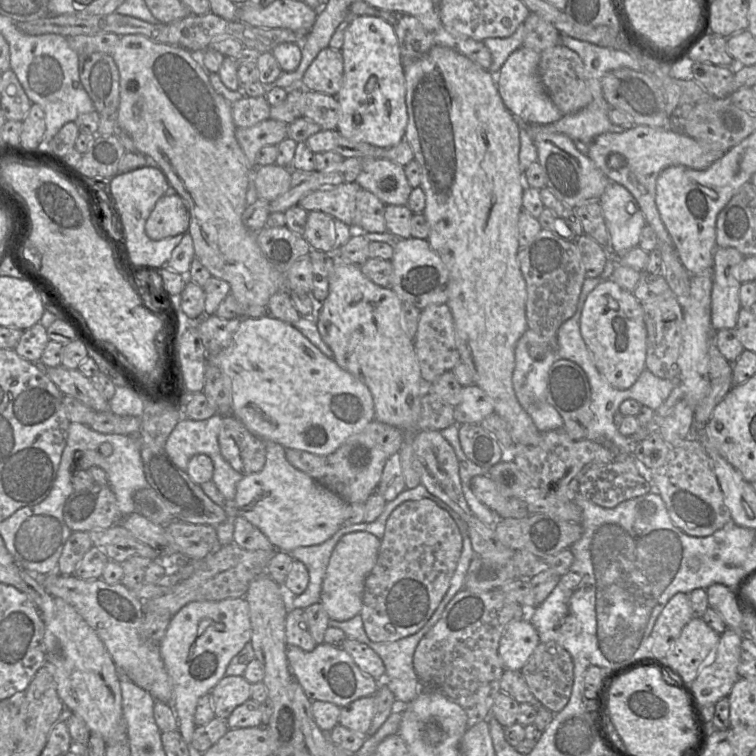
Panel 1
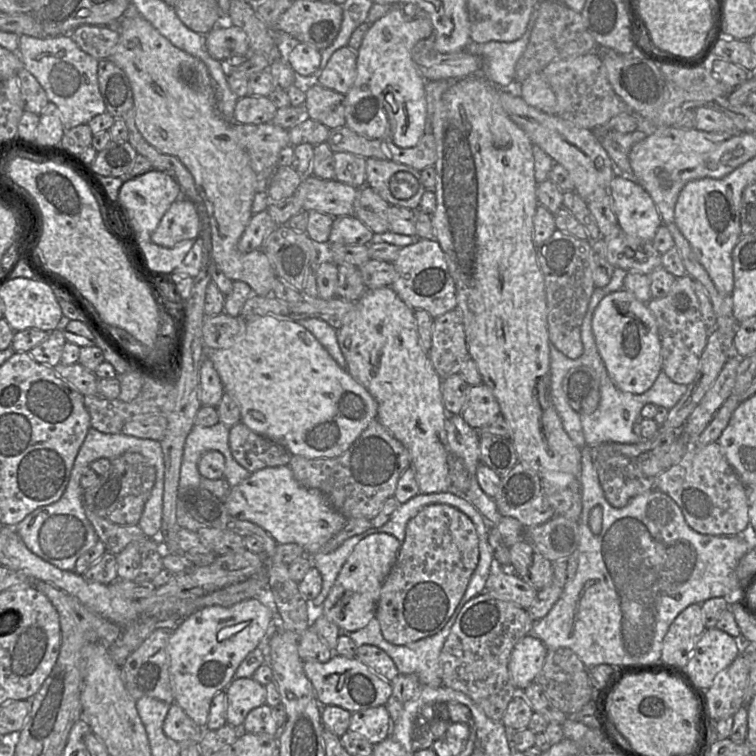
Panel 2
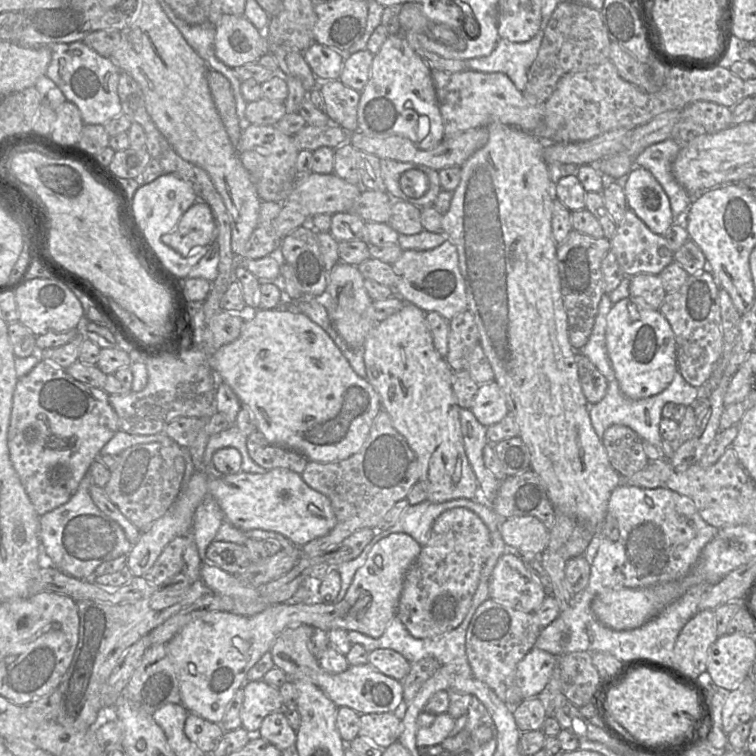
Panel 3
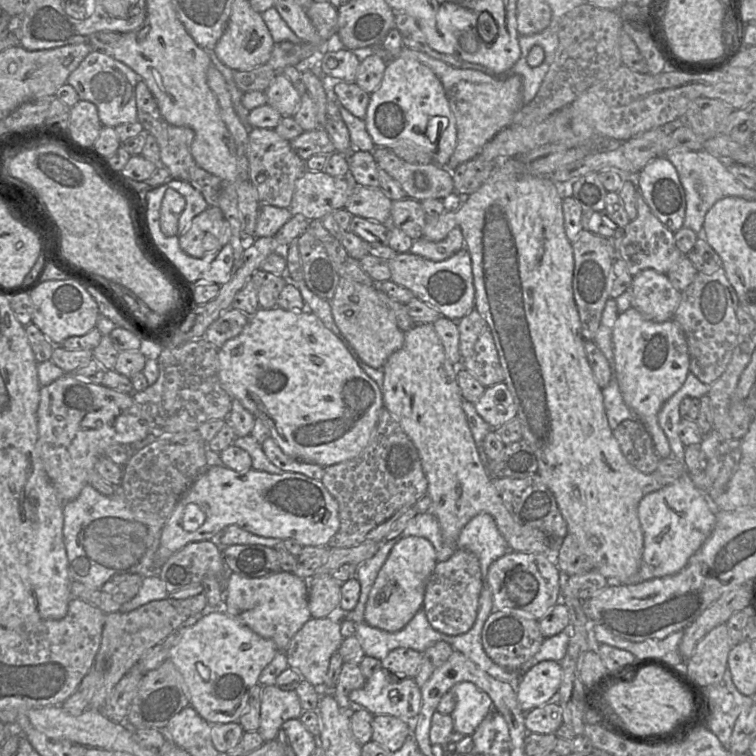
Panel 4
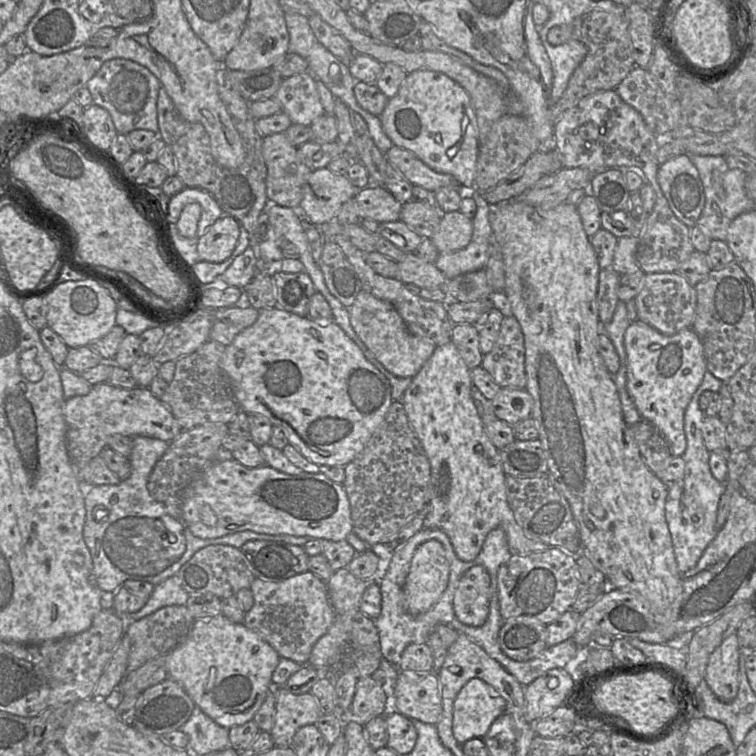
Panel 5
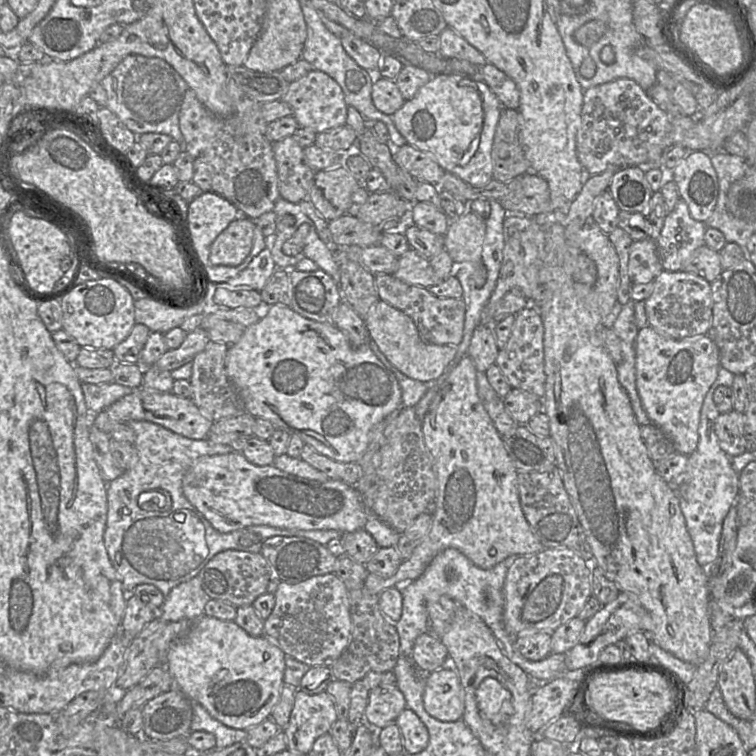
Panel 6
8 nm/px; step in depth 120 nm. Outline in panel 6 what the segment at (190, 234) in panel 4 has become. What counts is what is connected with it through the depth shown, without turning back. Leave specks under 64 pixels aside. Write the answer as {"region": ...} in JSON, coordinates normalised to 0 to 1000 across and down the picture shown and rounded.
{"region":[[[331,288],[312,290],[295,304],[278,327],[280,352],[315,352],[331,336],[340,299]]]}

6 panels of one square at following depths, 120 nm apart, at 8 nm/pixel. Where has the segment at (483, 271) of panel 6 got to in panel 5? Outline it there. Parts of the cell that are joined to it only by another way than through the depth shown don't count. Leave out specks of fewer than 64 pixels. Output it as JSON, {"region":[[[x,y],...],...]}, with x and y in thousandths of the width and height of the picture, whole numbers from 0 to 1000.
{"region":[[[606,278],[585,282],[581,299],[569,317],[582,335],[598,335],[615,328],[624,311],[624,290]]]}

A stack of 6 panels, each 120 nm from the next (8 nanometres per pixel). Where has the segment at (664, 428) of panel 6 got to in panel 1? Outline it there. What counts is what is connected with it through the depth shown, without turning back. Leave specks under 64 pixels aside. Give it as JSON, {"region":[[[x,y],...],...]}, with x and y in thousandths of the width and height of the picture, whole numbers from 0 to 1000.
{"region":[[[810,369],[798,370],[776,392],[769,418],[767,440],[784,479],[812,513],[833,513],[854,488],[854,433],[848,399]]]}

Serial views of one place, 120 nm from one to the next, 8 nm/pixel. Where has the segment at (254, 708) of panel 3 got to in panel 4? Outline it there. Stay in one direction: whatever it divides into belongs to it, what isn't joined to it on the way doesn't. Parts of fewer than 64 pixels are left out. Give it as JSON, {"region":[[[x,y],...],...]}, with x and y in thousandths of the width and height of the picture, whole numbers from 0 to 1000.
{"region":[[[365,905],[349,906],[345,911],[343,971],[351,980],[364,979],[373,958],[382,951],[394,951],[402,939],[390,914],[380,914]]]}

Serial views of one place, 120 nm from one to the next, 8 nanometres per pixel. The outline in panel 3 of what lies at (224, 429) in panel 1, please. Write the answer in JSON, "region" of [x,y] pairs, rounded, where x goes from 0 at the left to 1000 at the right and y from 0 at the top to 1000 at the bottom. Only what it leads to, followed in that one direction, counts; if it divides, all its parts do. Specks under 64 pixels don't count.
{"region":[[[341,570],[327,577],[327,595],[332,607],[352,622],[378,619],[398,627],[409,610],[393,597],[356,586]]]}

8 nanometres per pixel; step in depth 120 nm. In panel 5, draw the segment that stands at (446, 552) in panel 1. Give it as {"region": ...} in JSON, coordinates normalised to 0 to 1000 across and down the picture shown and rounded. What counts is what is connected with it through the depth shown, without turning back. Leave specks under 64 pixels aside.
{"region":[[[624,749],[608,765],[601,786],[603,817],[618,828],[636,828],[647,812],[647,794],[648,763],[639,749]]]}

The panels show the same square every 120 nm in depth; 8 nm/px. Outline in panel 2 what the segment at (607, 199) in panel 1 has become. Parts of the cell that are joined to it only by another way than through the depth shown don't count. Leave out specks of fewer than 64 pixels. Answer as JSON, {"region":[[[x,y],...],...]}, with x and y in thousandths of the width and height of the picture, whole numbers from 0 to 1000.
{"region":[[[816,233],[811,234],[807,242],[806,257],[811,262],[817,299],[833,312],[862,319],[869,304],[876,298],[876,290],[857,254],[841,239],[827,233]]]}

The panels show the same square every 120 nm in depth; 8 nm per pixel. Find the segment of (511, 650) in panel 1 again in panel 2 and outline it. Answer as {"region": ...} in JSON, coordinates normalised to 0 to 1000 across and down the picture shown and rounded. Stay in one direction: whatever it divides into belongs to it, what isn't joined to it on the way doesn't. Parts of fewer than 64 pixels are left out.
{"region":[[[704,839],[689,844],[679,856],[672,886],[680,907],[692,914],[716,888],[725,857]]]}

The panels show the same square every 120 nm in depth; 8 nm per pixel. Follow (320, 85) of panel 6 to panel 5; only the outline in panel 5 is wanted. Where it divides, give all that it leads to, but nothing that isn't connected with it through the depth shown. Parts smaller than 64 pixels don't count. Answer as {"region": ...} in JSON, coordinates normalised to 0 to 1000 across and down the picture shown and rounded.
{"region":[[[407,94],[376,103],[362,130],[372,138],[373,147],[392,164],[410,167],[419,156],[431,149],[425,135],[418,103]]]}

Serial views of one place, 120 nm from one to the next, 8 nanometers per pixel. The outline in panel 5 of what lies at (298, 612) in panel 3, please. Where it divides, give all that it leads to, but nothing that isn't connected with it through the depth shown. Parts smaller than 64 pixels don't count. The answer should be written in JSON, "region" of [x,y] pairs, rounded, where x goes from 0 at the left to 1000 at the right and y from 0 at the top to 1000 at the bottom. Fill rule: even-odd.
{"region":[[[566,714],[552,724],[534,772],[536,806],[546,815],[567,807],[589,783],[595,750],[586,721]],[[295,812],[258,820],[247,841],[220,868],[224,897],[233,901],[261,935],[288,959],[307,963],[333,954],[360,906],[360,892],[369,877],[366,861],[321,824],[311,824]]]}

